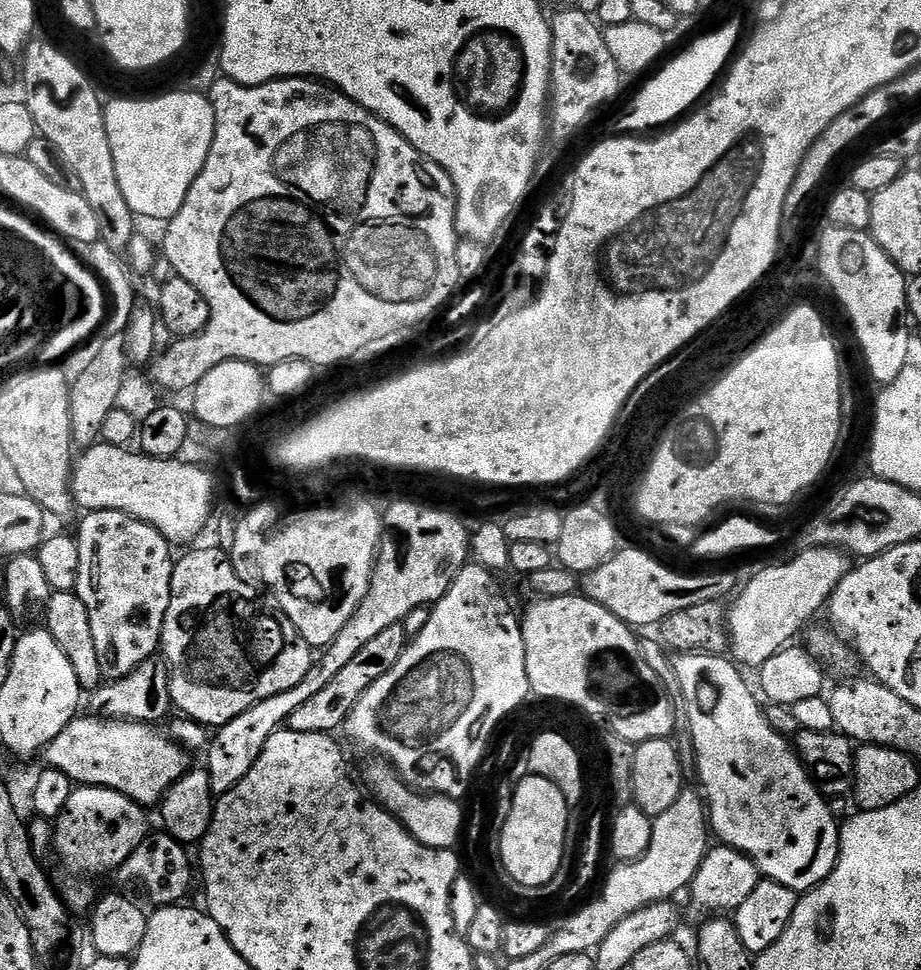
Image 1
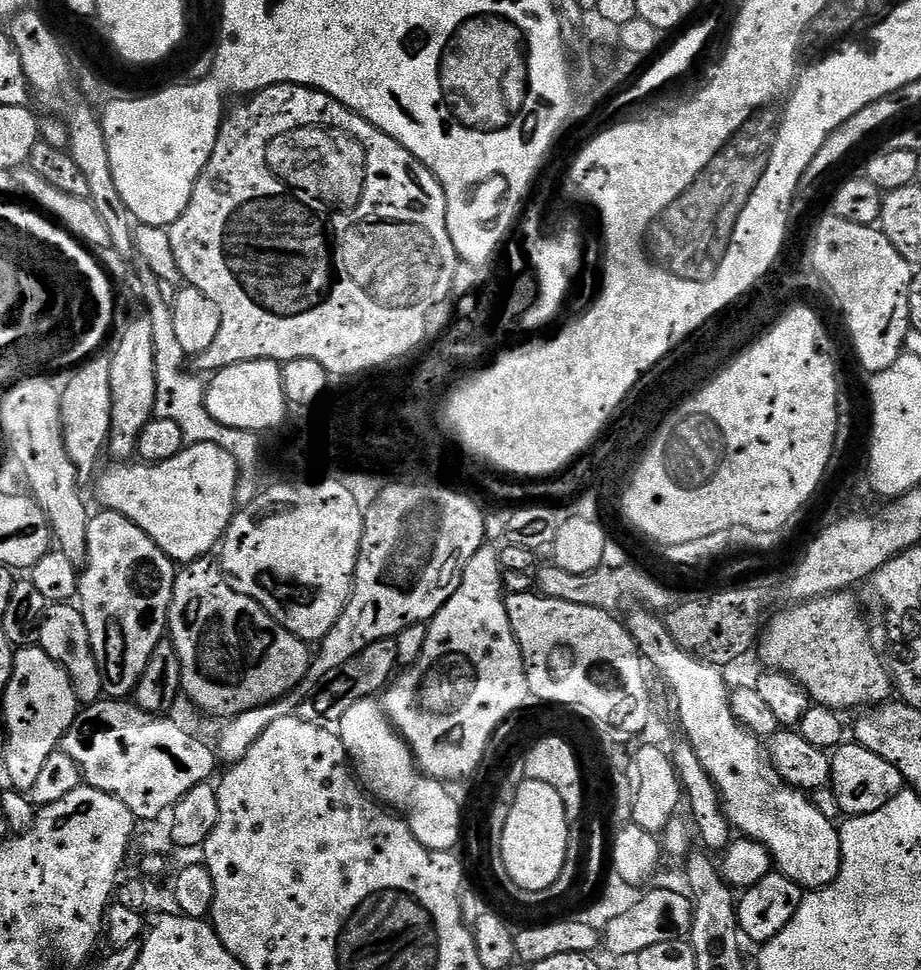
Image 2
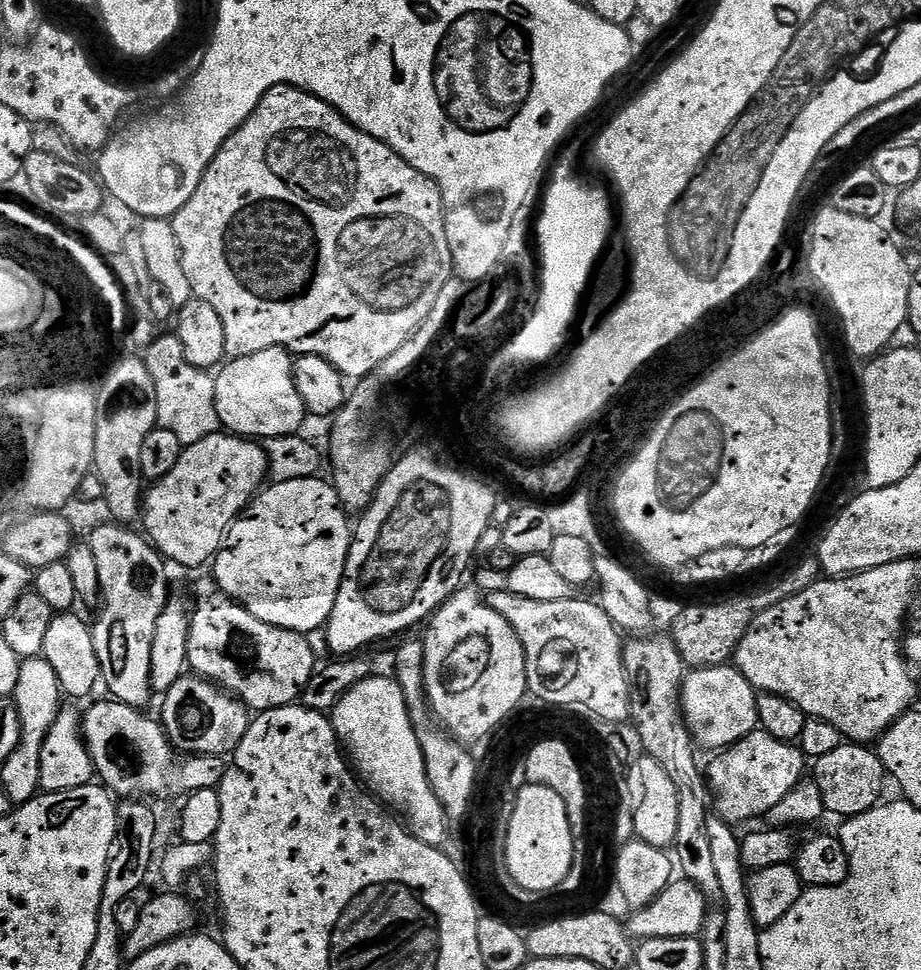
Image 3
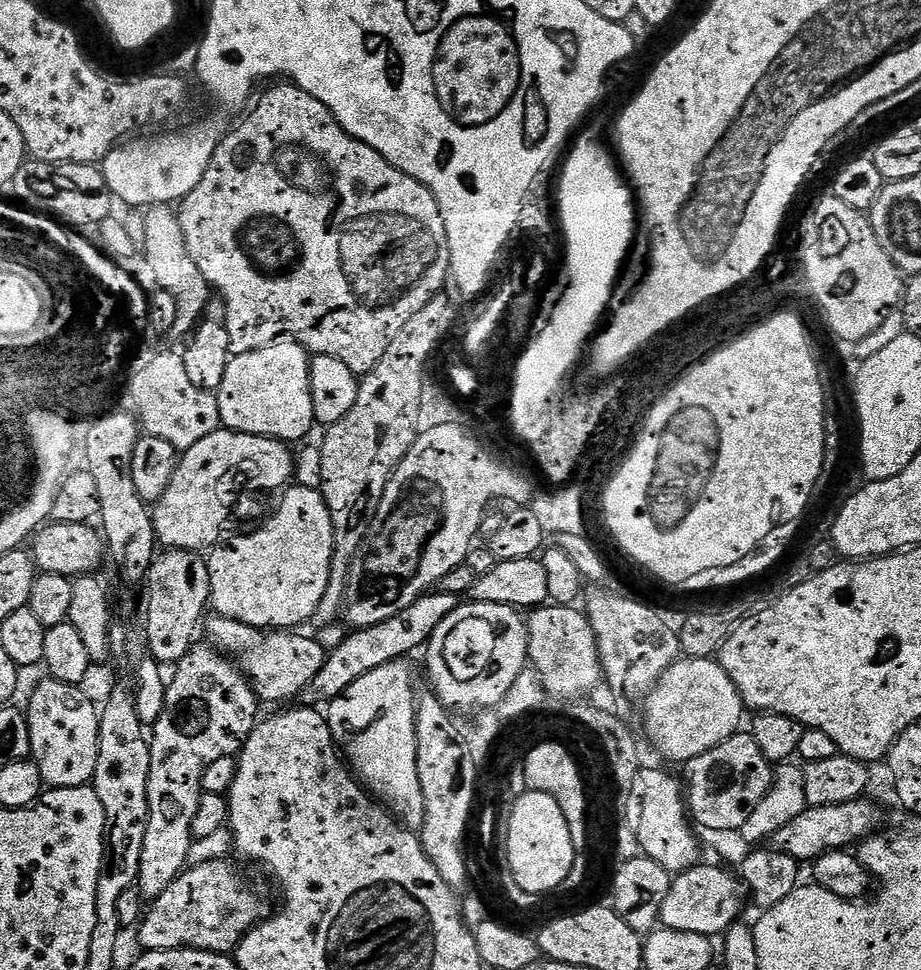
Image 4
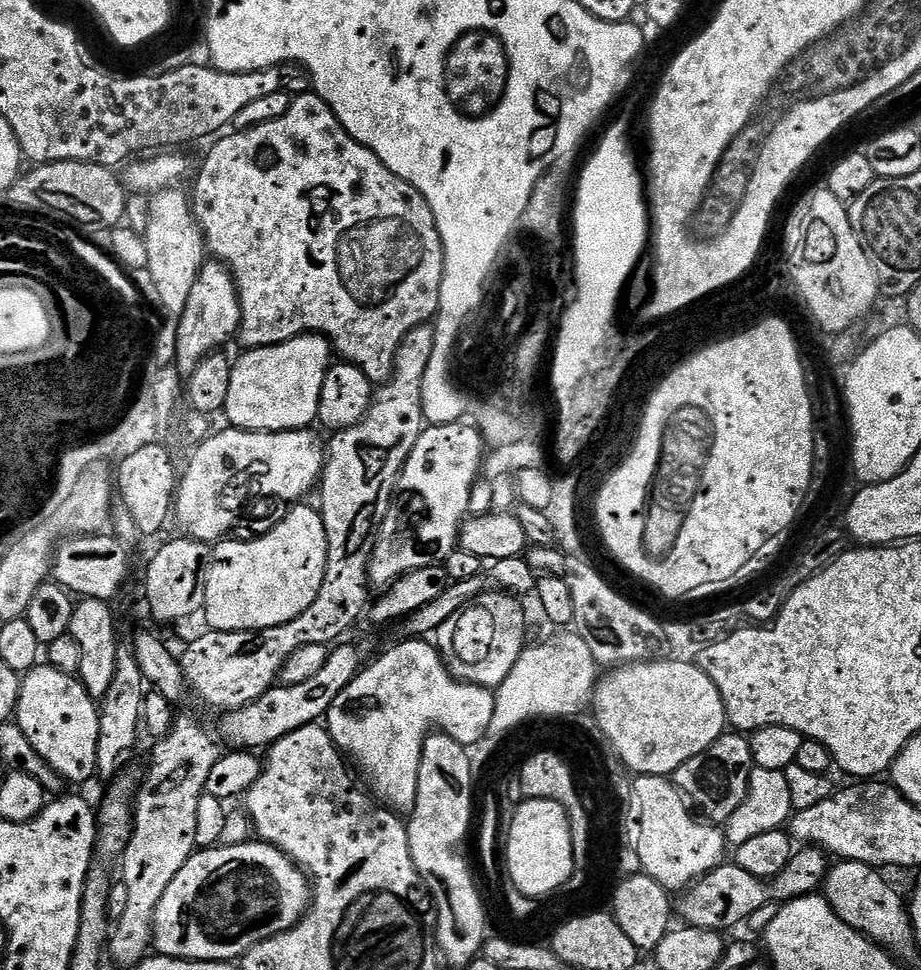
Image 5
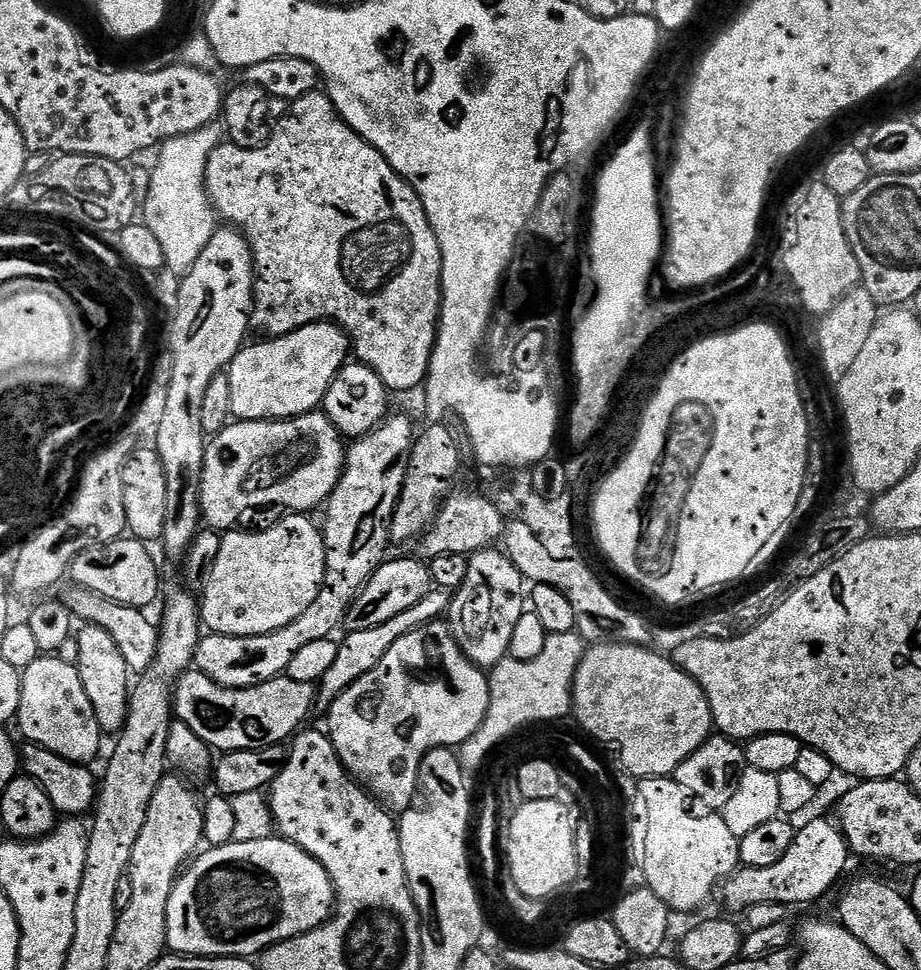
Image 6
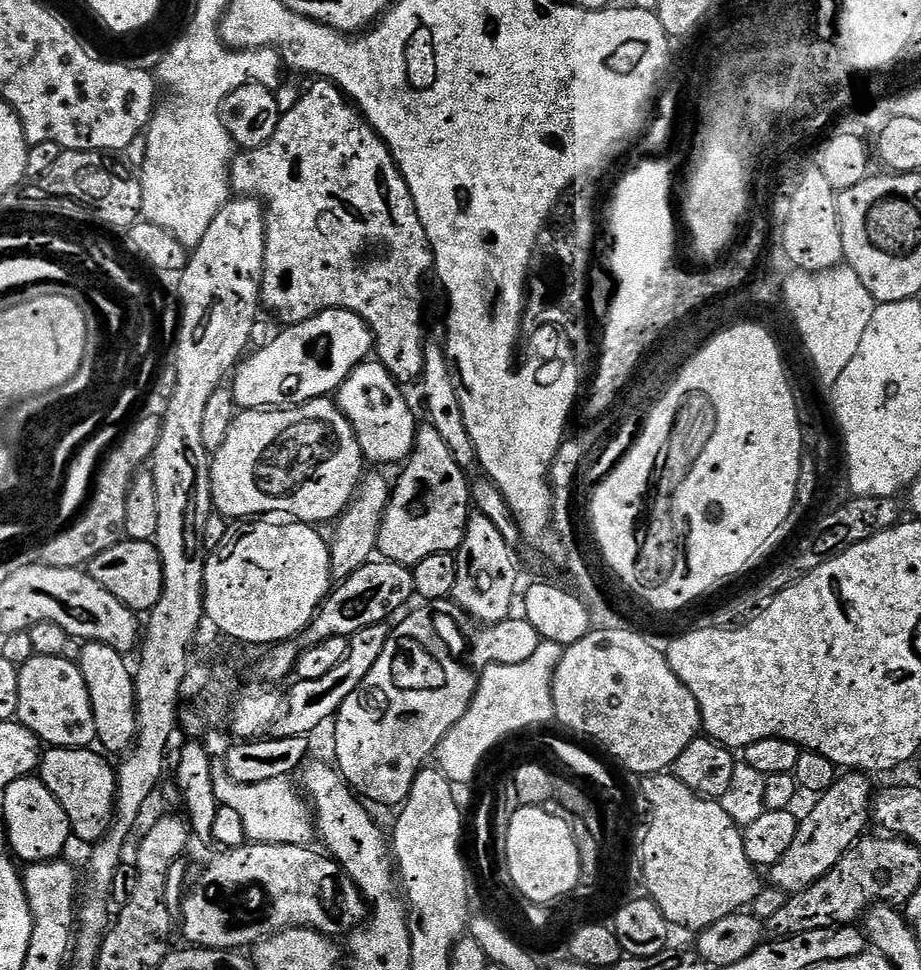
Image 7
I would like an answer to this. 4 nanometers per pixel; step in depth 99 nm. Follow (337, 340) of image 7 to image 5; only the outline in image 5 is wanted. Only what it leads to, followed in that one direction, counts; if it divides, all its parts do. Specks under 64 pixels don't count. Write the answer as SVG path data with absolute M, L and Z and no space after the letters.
M315 334L295 336L293 340L281 344L245 351L245 356L232 365L230 386L222 409L223 415L228 415L227 423L245 432L297 432L300 428L311 429L320 415L320 390L330 367L328 352L328 341Z

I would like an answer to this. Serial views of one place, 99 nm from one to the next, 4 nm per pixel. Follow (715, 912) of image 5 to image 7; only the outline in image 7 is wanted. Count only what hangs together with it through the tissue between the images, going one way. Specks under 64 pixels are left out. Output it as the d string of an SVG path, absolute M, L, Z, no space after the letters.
M855 770L837 775L834 786L819 797L820 800L797 823L794 842L782 854L777 864L771 865L771 887L793 894L803 891L834 870L843 855L865 835L864 827L870 824L874 787L867 775Z

